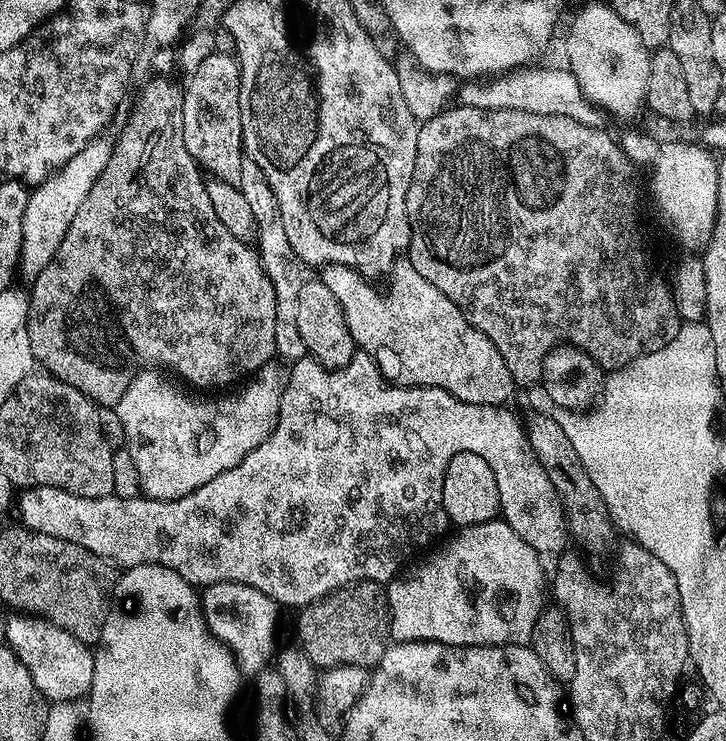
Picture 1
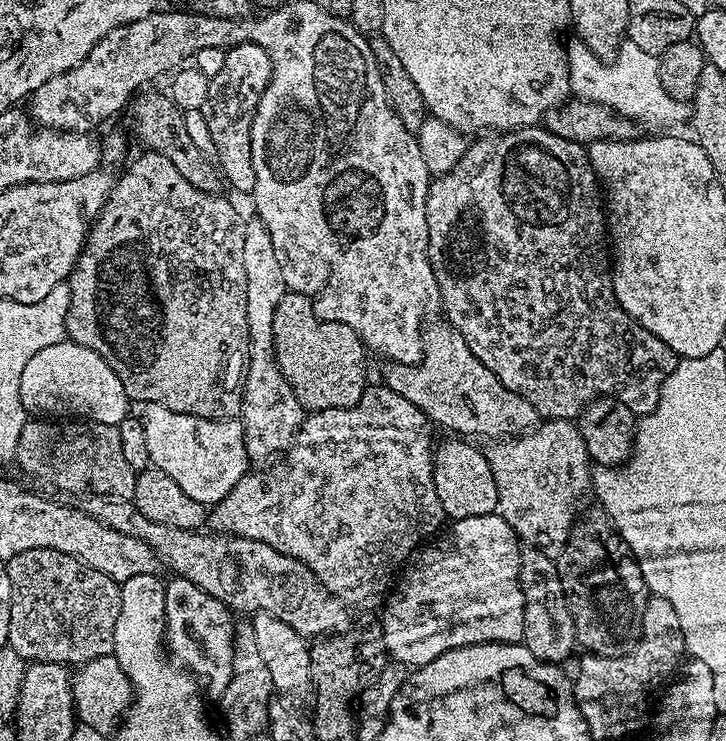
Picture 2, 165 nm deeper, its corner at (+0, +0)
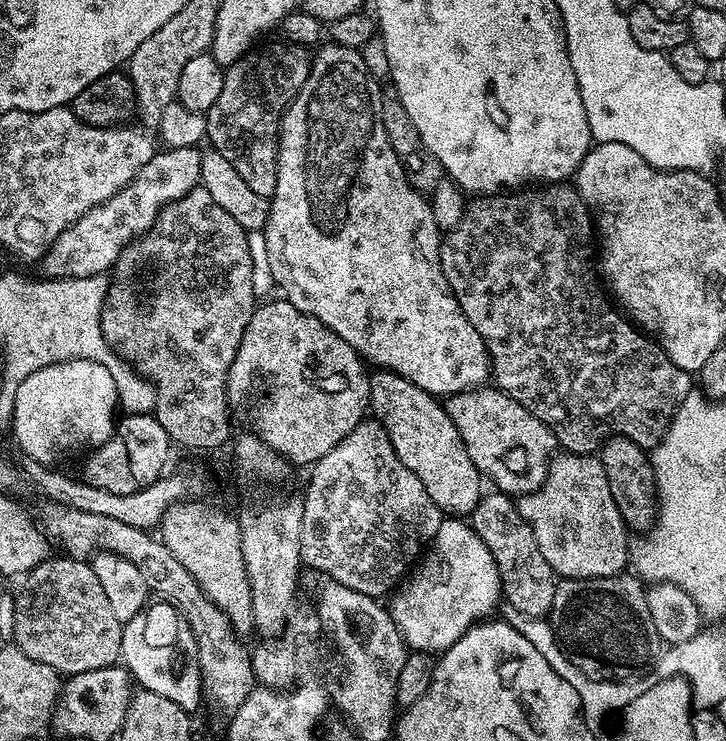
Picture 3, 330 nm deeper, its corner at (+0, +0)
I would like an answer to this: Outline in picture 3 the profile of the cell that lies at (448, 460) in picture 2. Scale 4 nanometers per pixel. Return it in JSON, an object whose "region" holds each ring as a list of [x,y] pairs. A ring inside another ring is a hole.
{"region":[[[373,371],[368,385],[372,395],[370,408],[373,413],[376,411],[375,419],[392,439],[402,466],[406,466],[406,470],[414,473],[418,482],[426,486],[429,501],[435,507],[437,504],[449,517],[471,517],[482,495],[482,477],[474,462],[470,462],[462,434],[458,434],[458,426],[454,426],[447,407],[397,372]]]}

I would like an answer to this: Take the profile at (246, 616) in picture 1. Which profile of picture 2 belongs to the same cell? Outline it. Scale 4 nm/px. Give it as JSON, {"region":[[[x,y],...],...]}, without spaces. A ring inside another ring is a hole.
{"region":[[[181,576],[172,578],[172,581],[169,579],[164,585],[164,593],[164,639],[171,659],[197,677],[206,689],[207,695],[209,692],[213,698],[223,696],[226,686],[230,686],[234,666],[237,621],[232,609]]]}

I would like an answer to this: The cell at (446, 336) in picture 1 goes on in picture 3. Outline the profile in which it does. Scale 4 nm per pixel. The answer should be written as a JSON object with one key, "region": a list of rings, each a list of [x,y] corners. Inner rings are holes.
{"region":[[[486,386],[470,392],[460,392],[457,396],[449,396],[446,407],[454,426],[458,426],[458,434],[462,434],[462,442],[466,446],[466,454],[470,454],[470,462],[481,474],[481,477],[496,480],[495,487],[519,498],[538,490],[546,478],[548,468],[558,452],[556,435],[542,423],[530,410],[523,408],[514,398],[501,392],[499,387]]]}

